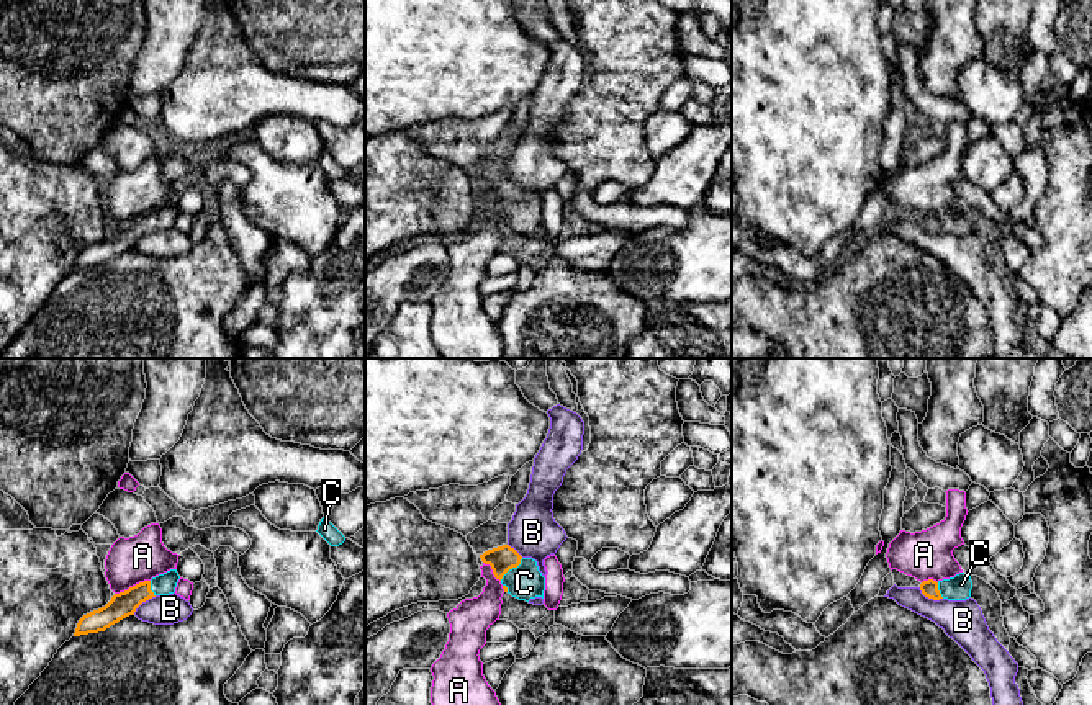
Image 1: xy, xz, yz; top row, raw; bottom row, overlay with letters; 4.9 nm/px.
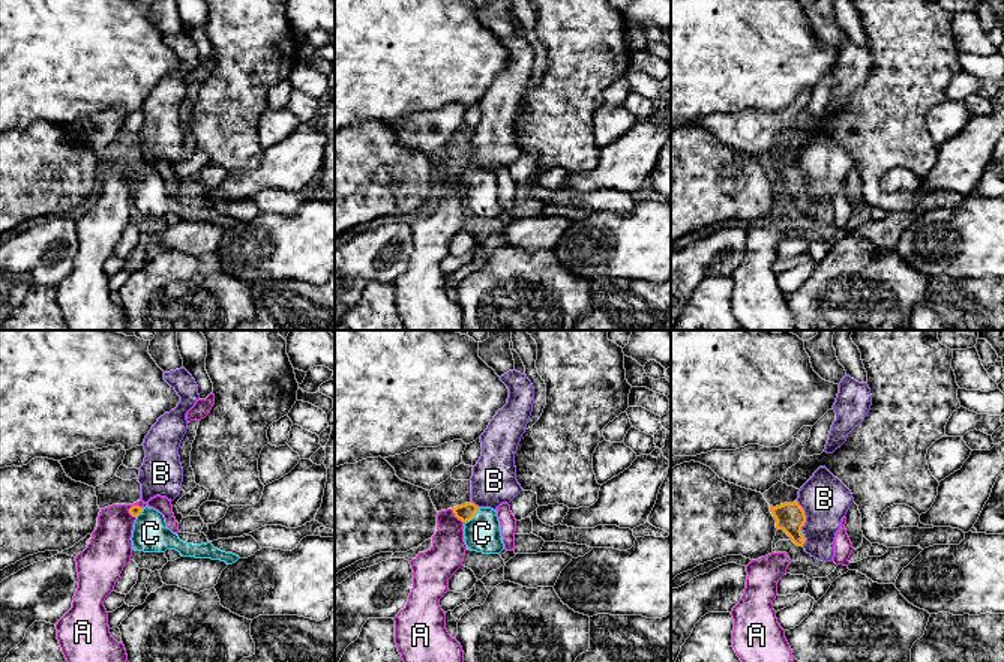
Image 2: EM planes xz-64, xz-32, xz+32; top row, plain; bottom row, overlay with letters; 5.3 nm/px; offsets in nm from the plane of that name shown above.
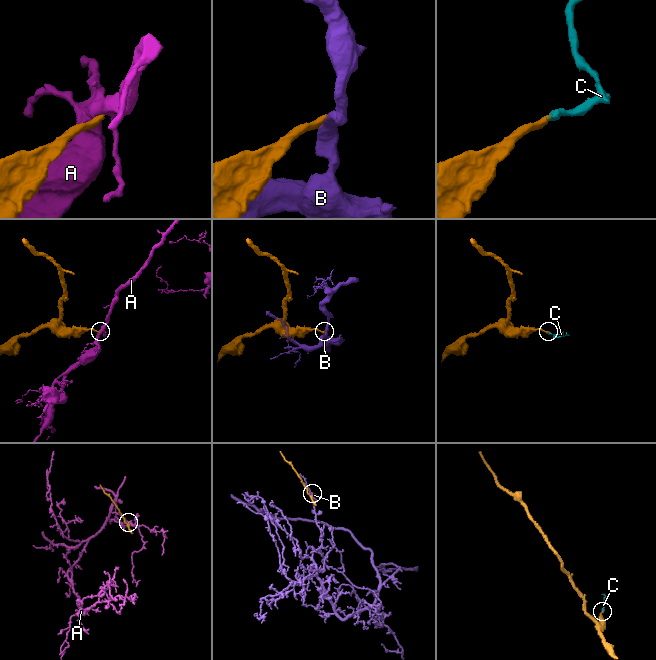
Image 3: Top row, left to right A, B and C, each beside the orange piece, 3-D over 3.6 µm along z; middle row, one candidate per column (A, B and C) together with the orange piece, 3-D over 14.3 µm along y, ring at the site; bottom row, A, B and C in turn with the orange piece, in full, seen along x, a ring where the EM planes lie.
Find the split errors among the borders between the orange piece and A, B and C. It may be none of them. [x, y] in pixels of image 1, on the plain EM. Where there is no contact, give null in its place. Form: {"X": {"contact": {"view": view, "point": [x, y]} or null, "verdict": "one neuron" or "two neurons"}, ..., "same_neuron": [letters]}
{"A": {"contact": {"view": "xy", "point": [133, 220]}, "verdict": "two neurons"}, "B": {"contact": {"view": "yz", "point": [930, 231]}, "verdict": "two neurons"}, "C": {"contact": {"view": "xz", "point": [511, 202]}, "verdict": "one neuron"}, "same_neuron": ["C"]}

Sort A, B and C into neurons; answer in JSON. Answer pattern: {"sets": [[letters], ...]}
{"sets": [["A"], ["B"], ["C"]]}

